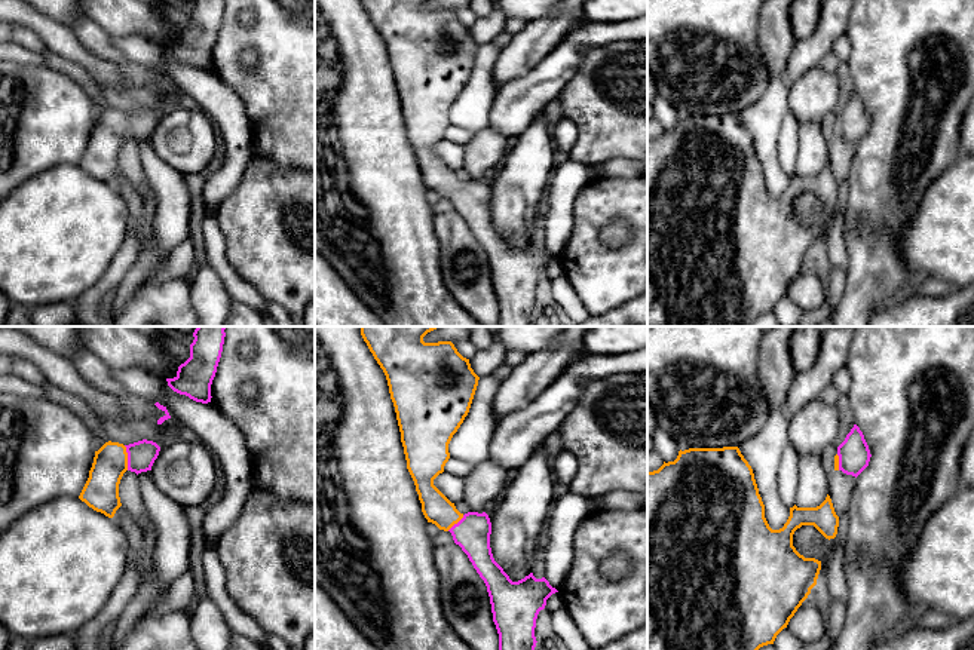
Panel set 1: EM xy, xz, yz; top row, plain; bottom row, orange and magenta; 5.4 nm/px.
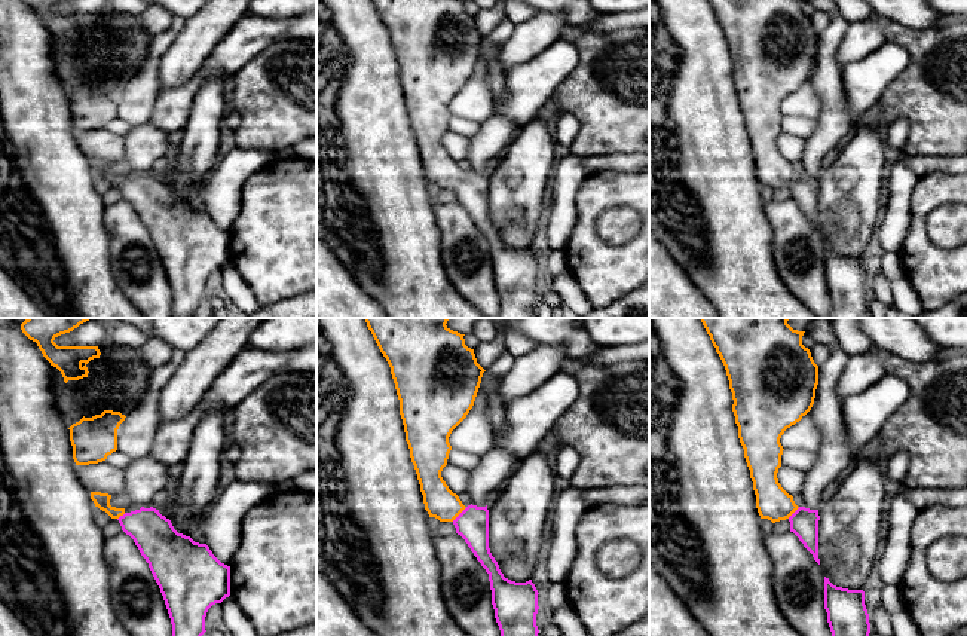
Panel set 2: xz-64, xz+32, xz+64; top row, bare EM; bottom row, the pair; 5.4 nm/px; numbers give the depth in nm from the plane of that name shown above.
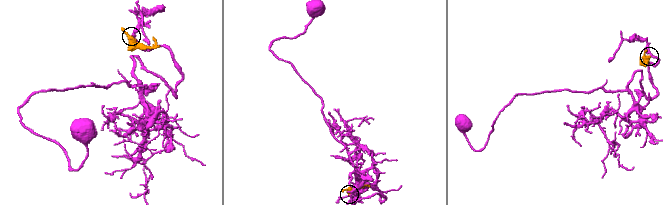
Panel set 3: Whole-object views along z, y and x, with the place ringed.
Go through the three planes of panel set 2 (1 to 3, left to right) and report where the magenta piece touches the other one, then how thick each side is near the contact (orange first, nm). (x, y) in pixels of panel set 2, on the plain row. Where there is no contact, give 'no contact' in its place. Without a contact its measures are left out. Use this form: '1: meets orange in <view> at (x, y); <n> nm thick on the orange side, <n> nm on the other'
1: meets orange in xz-64 at (121, 182); 80 nm thick on the orange side, 220 nm on the other
2: meets orange in xz+32 at (459, 180); 170 nm thick on the orange side, 180 nm on the other
3: meets orange in xz+64 at (793, 179); 190 nm thick on the orange side, 160 nm on the other

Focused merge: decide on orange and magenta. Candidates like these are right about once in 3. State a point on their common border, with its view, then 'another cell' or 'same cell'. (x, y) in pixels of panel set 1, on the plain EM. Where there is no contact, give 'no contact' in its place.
xy (126, 125) | same cell

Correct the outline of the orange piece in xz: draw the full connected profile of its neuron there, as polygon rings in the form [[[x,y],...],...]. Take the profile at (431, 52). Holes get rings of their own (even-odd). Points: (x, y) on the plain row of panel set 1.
[[[361,0],[370,19],[386,43],[401,99],[407,137],[414,148],[422,180],[428,190],[451,200],[454,211],[468,223],[487,254],[493,289],[499,301],[499,326],[533,326],[537,310],[535,304],[537,282],[545,276],[546,267],[558,258],[552,255],[545,245],[536,246],[533,240],[518,249],[512,249],[493,226],[490,215],[491,190],[488,183],[486,180],[460,181],[454,171],[434,153],[434,147],[444,139],[444,134],[450,126],[448,111],[469,80],[480,45],[471,36],[469,27],[463,25],[451,9],[425,10],[423,4],[426,1],[428,0]]]

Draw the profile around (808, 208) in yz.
[[[802,193],[793,202],[793,214],[805,226],[815,226],[821,230],[821,237],[817,249],[821,251],[827,230],[833,221],[836,206],[826,206],[814,193]]]

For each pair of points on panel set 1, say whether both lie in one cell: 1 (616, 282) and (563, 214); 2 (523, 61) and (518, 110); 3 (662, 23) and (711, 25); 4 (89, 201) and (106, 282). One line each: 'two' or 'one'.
1: two
2: two
3: one
4: two

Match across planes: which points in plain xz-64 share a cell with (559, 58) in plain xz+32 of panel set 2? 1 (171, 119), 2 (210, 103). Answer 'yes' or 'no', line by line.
1: yes
2: no

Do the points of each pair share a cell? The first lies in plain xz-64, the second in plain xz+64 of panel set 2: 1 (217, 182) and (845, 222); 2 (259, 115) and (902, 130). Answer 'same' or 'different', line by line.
1: different
2: different

